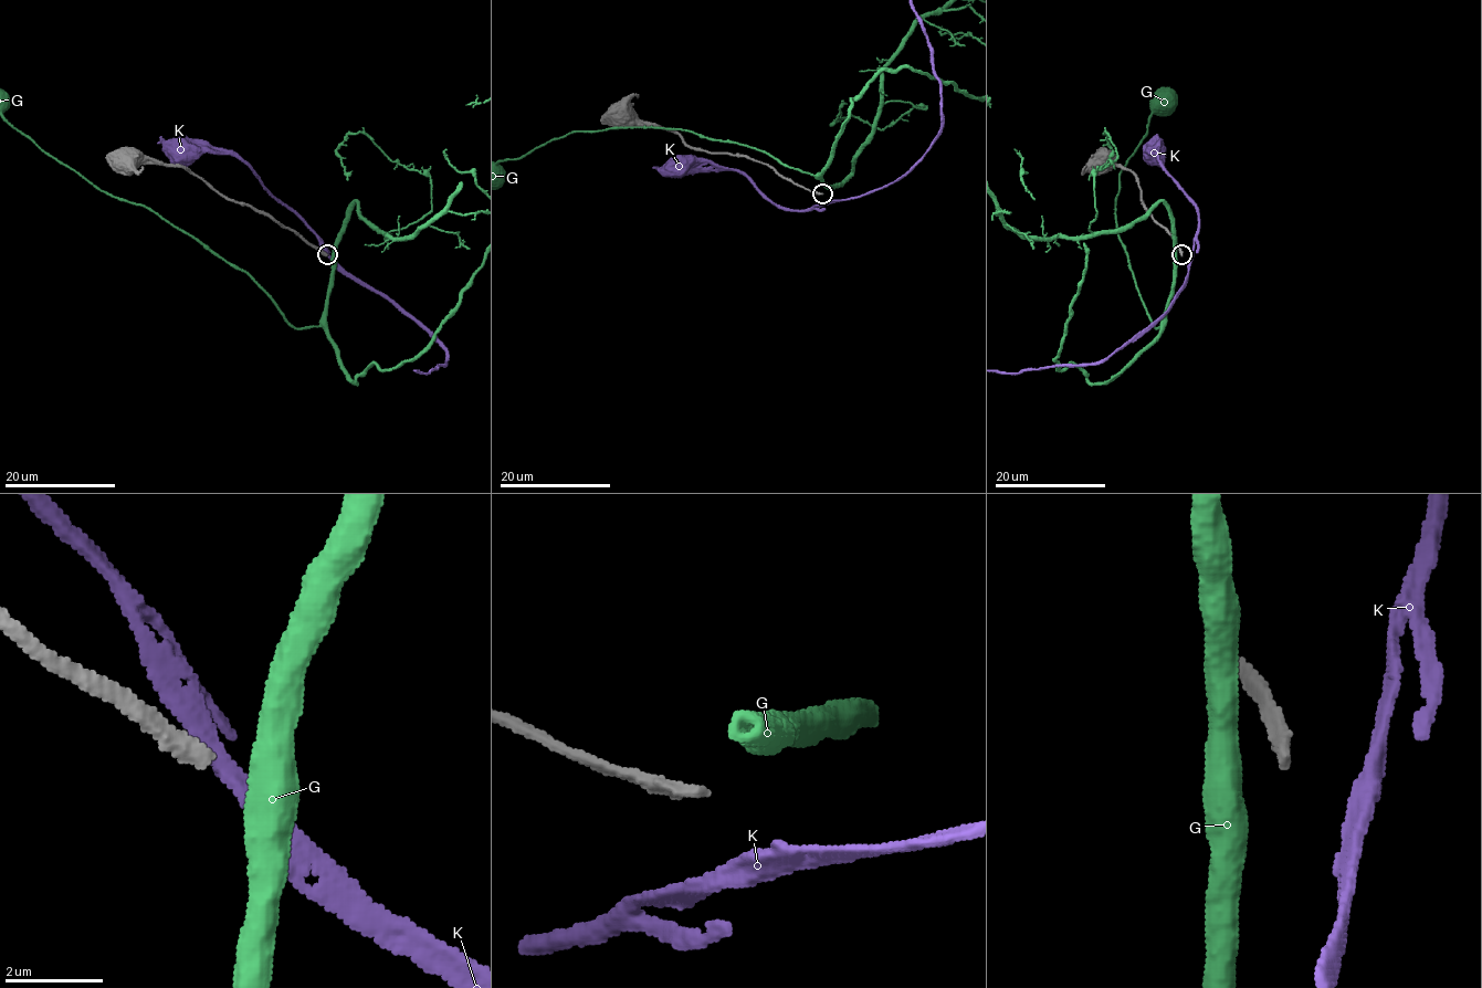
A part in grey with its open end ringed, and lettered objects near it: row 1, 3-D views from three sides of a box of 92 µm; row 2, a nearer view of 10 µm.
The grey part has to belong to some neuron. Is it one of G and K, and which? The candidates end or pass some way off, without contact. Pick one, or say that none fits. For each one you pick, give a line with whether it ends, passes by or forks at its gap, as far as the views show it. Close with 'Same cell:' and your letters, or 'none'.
Same cell: none

